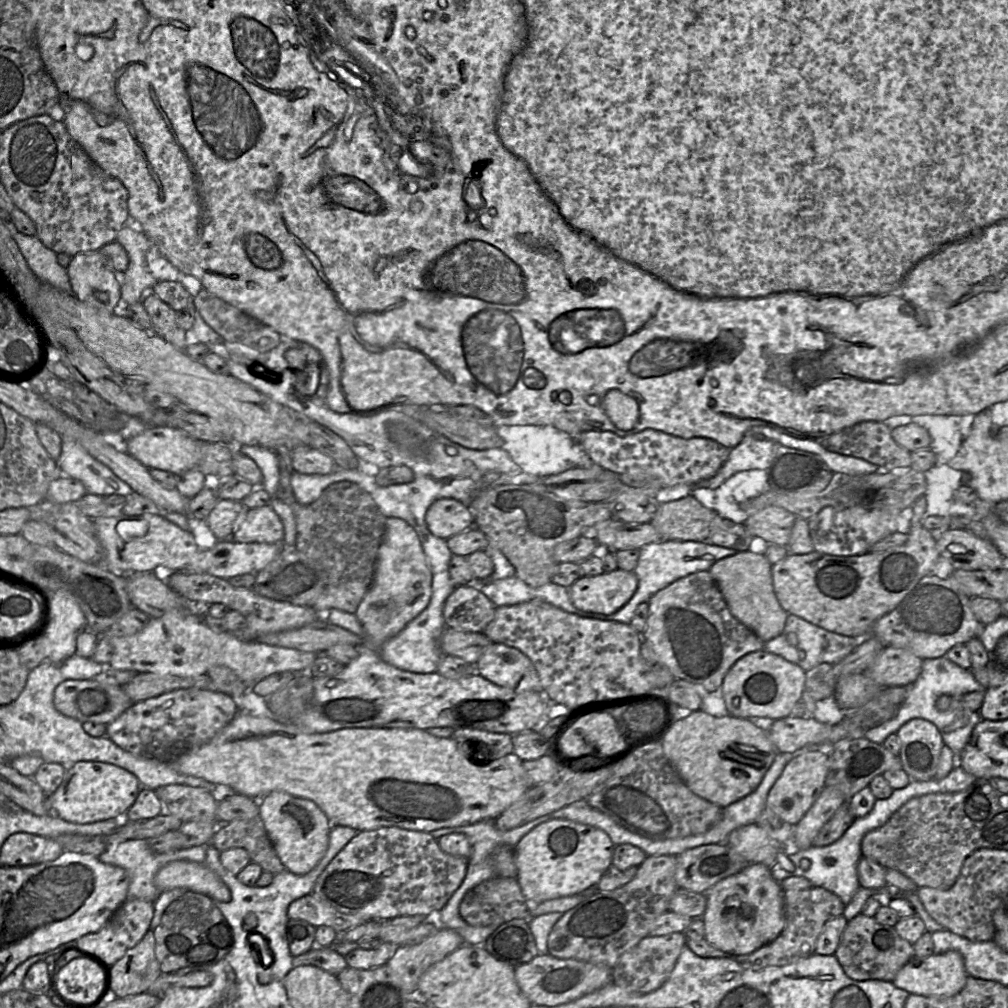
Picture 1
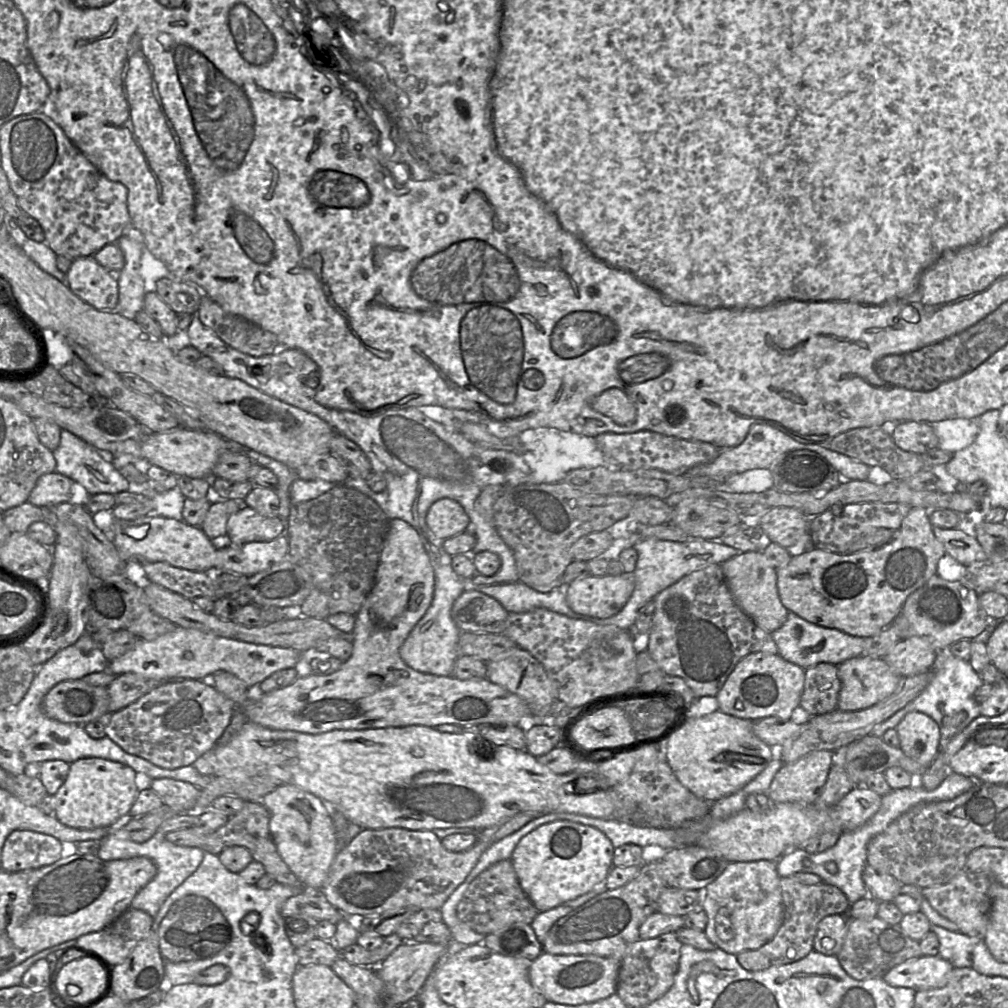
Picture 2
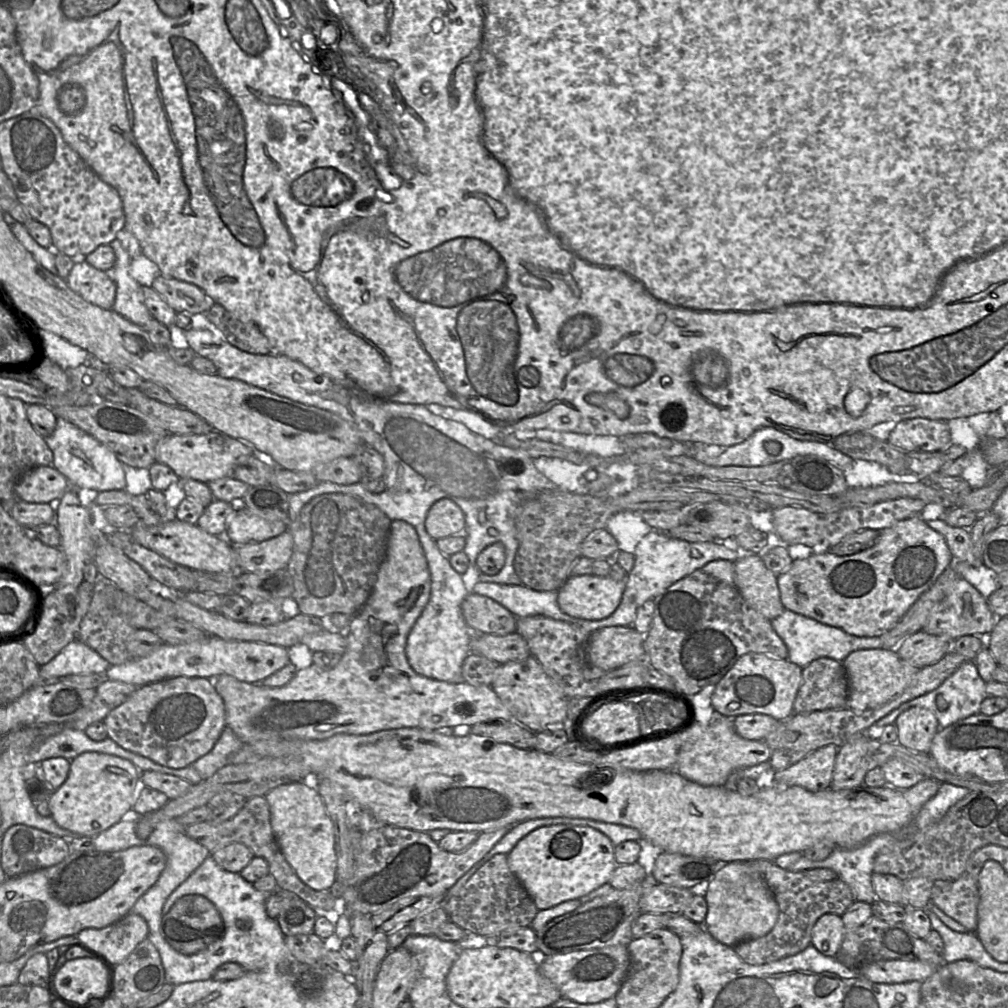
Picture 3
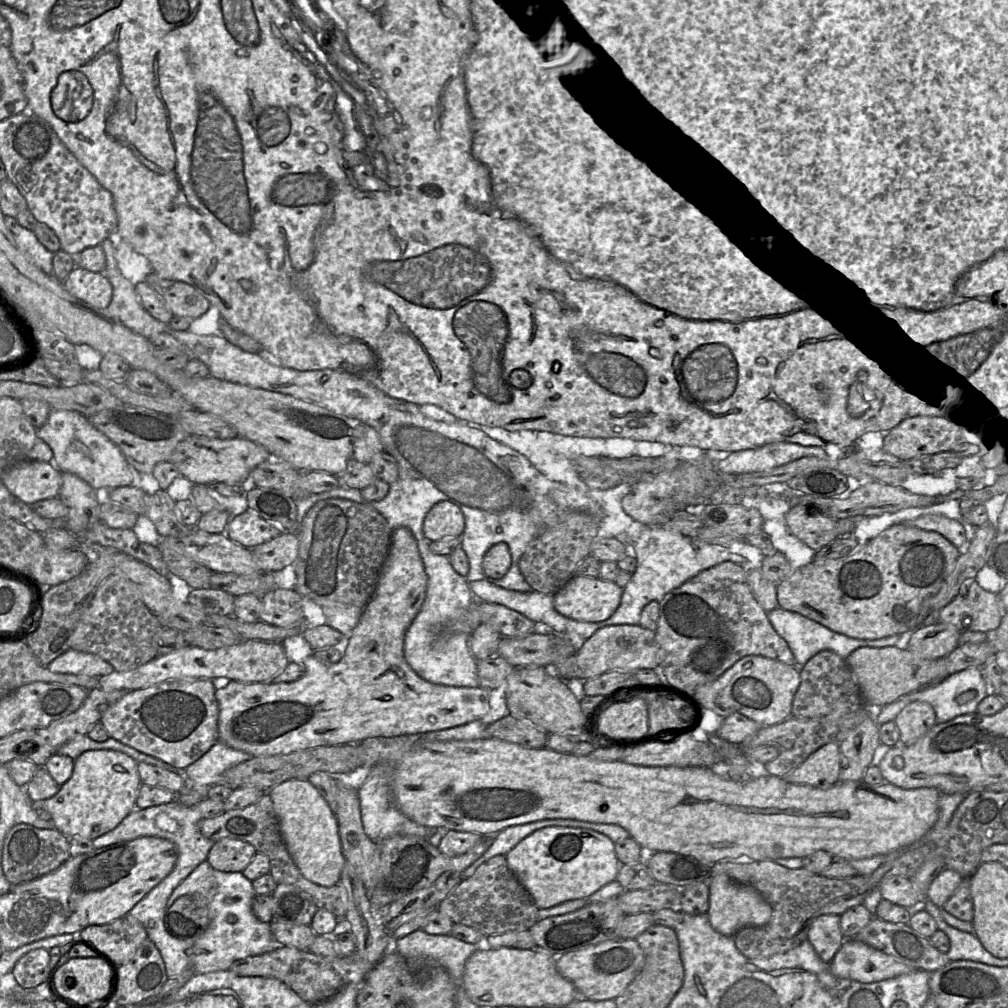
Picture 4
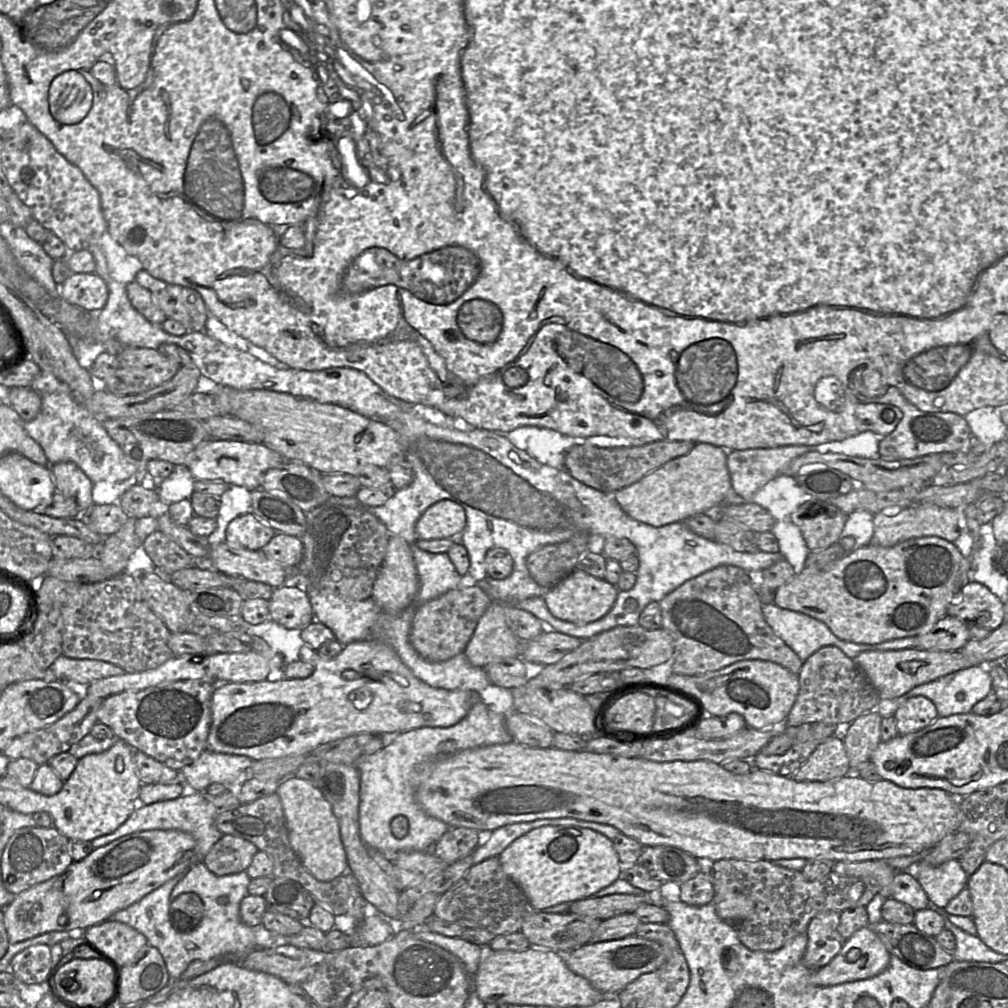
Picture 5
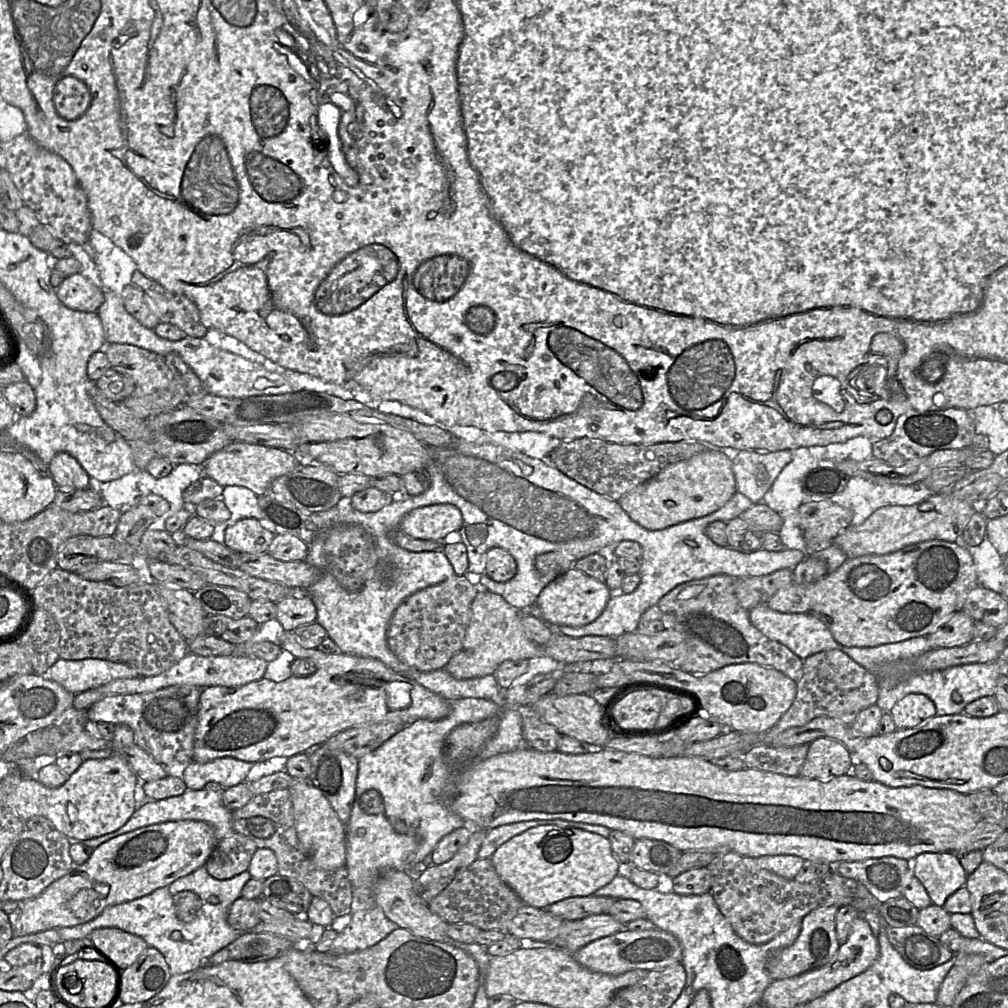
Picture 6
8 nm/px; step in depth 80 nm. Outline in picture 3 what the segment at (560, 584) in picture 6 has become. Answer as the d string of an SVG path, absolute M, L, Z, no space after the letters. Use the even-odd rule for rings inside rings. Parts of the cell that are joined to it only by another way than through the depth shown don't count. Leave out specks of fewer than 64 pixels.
M571 576L559 589L561 610L575 618L600 620L610 616L619 606L626 579L616 581L608 576Z

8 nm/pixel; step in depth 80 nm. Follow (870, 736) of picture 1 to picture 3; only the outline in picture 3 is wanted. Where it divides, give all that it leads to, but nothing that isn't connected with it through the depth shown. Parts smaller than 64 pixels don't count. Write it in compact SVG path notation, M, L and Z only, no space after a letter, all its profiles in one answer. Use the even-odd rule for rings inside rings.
M967 660L936 689L901 704L898 708L879 719L874 724L874 729L871 730L871 733L875 735L878 730L887 725L894 724L897 717L911 707L923 707L930 710L936 717L940 729L942 729L971 715L980 714L980 705L987 696L986 683L979 675L974 661ZM938 696L942 696L947 702L947 708L945 710L940 710L937 707L936 700Z

